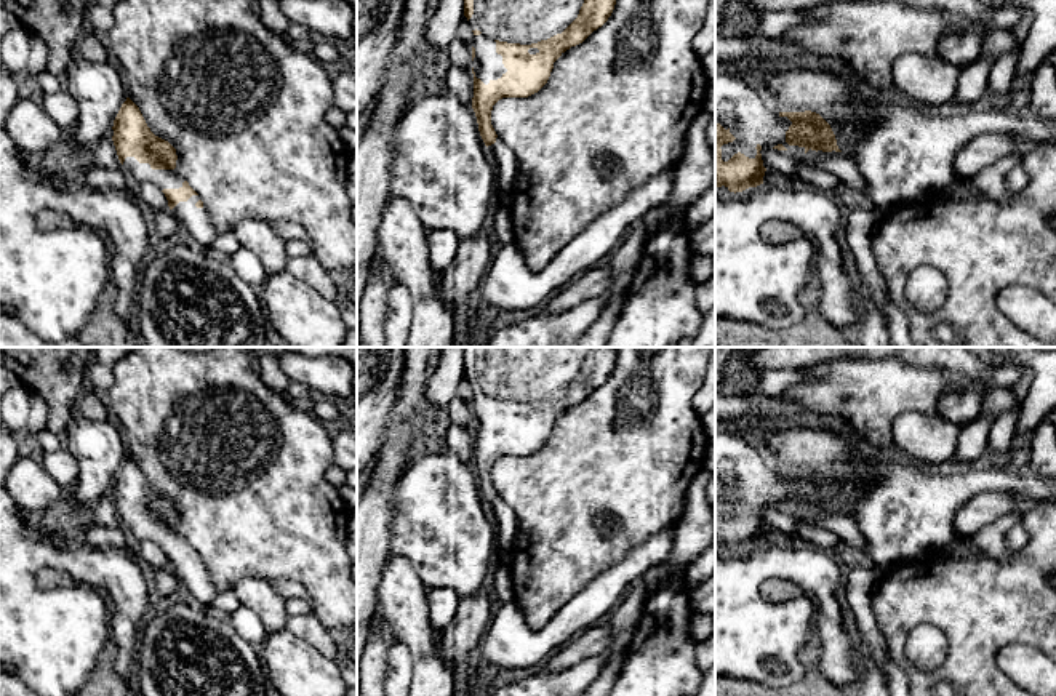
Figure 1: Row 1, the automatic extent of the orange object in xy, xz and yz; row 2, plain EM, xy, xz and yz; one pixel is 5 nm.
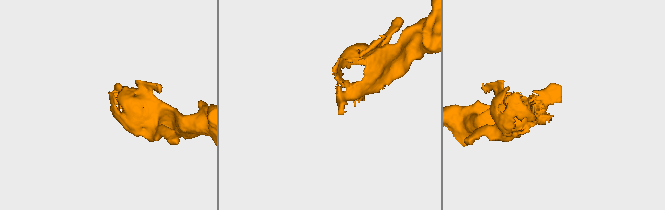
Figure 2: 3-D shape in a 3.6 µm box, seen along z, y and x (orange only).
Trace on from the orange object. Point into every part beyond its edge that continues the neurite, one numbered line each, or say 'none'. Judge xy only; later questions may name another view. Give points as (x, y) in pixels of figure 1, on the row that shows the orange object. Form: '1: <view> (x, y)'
1: xy (138, 173)

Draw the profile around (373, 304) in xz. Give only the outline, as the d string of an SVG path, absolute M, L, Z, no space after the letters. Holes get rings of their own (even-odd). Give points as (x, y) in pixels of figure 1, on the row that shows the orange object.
M371 261L368 282L360 301L360 342L365 347L386 347L387 293L394 283L392 274L374 269Z

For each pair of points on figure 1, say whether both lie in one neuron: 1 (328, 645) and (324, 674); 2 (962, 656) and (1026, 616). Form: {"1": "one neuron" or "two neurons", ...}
{"1": "two neurons", "2": "one neuron"}

